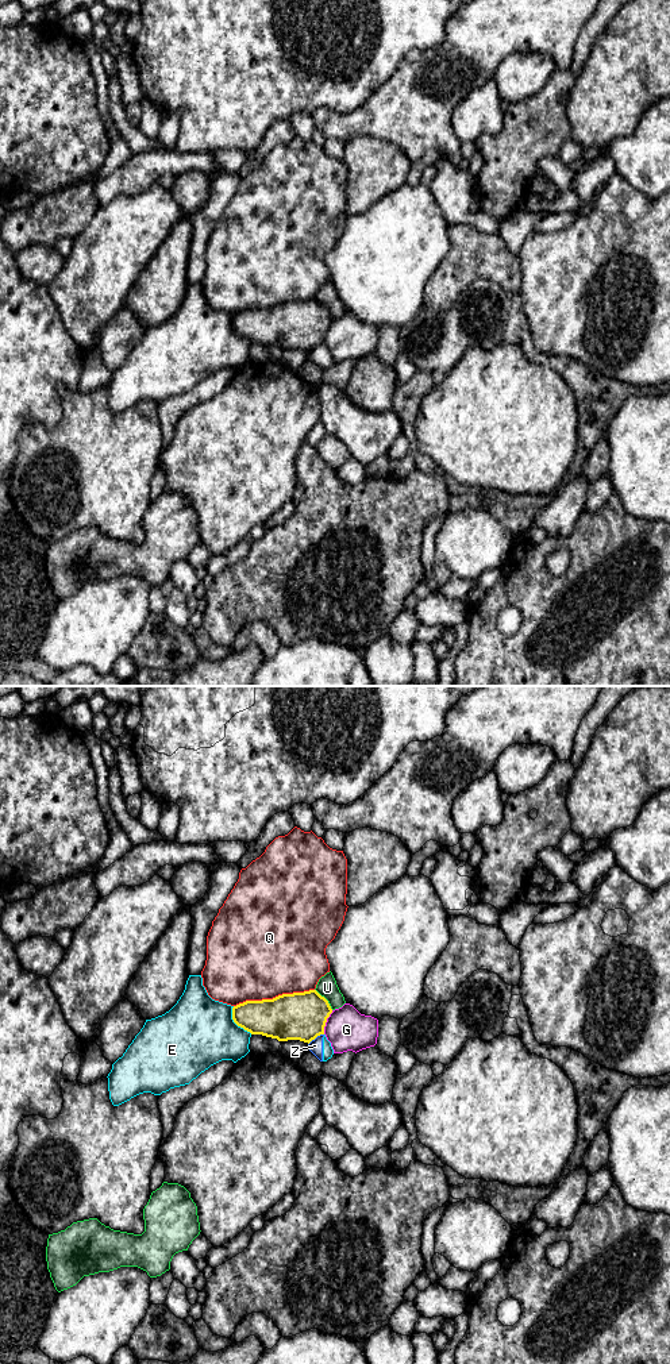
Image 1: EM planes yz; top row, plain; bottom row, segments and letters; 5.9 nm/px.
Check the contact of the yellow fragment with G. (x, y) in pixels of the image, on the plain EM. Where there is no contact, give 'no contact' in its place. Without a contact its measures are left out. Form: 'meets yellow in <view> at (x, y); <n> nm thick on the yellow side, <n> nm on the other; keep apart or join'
meets yellow in yz at (326, 330); 280 nm thick on the yellow side, 240 nm on the other; keep apart

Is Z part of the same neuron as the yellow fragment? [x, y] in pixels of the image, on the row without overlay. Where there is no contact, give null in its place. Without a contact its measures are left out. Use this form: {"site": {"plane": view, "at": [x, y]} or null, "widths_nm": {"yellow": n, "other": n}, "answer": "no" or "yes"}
{"site": {"plane": "yz", "at": [315, 346]}, "widths_nm": {"yellow": 280, "other": 80}, "answer": "no"}

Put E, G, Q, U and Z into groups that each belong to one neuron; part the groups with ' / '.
E Z / G / Q / U

